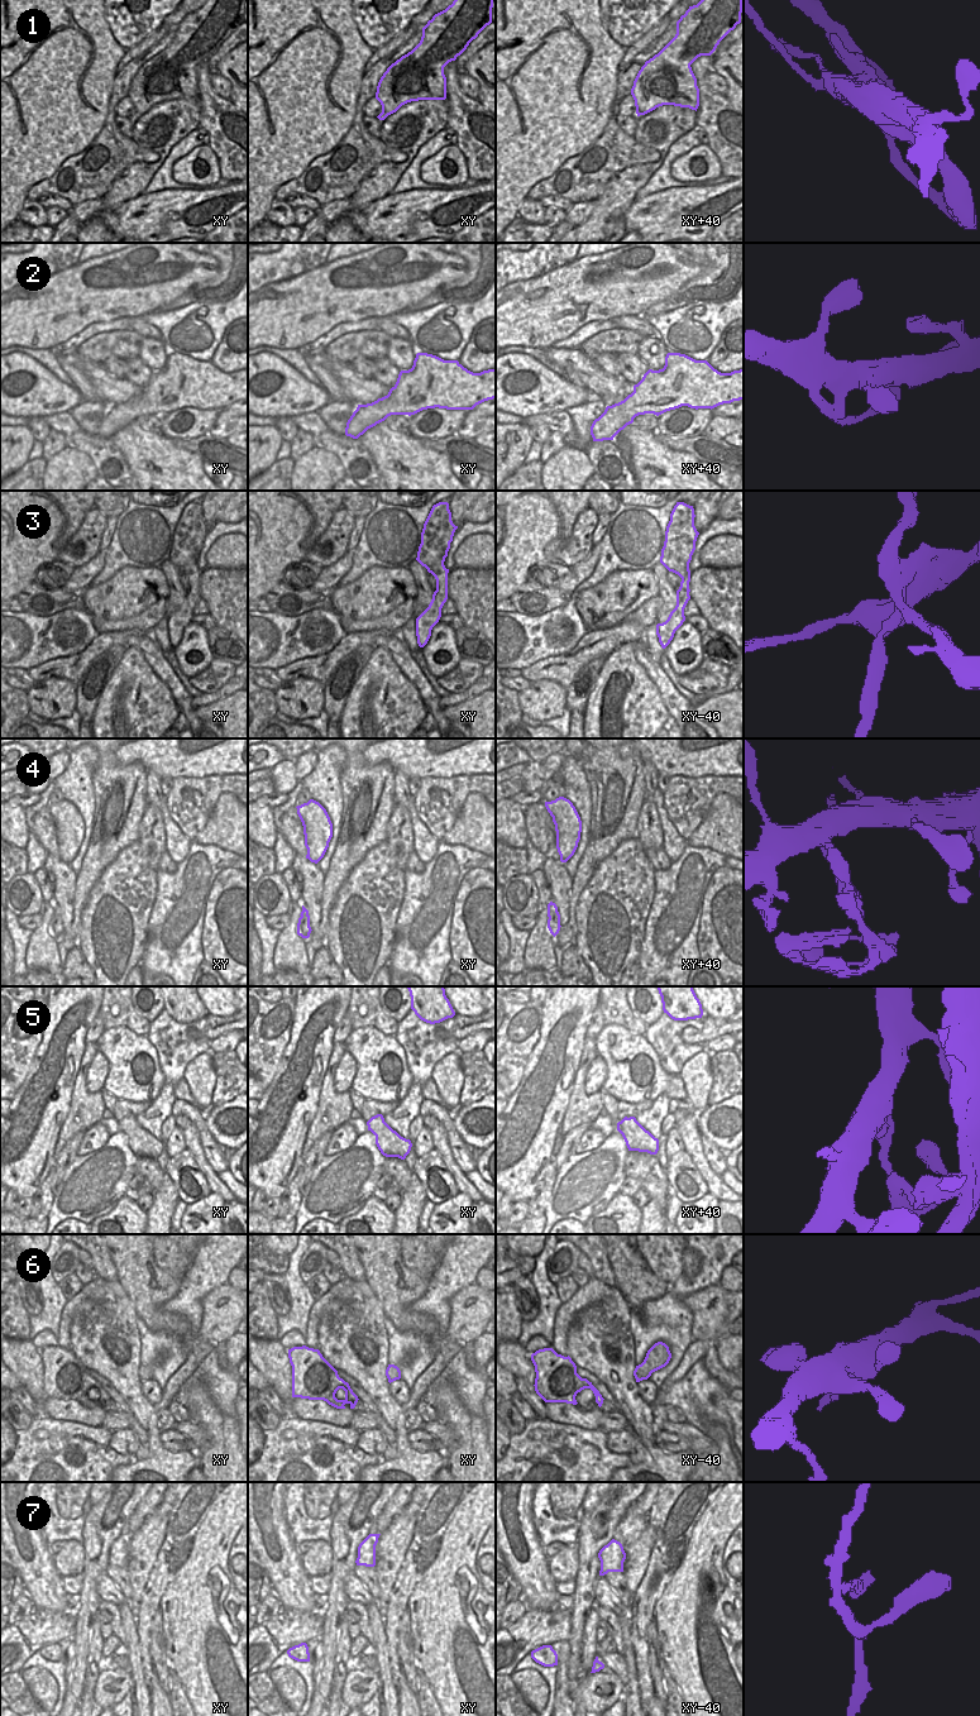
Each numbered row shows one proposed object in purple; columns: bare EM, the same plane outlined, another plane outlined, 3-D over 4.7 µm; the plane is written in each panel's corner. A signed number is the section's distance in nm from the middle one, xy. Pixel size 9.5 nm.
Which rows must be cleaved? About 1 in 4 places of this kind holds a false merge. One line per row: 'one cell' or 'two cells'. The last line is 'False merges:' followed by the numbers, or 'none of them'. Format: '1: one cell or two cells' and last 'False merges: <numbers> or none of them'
1: one cell
2: one cell
3: two cells
4: two cells
5: two cells
6: one cell
7: one cell
False merges: 3, 4, 5

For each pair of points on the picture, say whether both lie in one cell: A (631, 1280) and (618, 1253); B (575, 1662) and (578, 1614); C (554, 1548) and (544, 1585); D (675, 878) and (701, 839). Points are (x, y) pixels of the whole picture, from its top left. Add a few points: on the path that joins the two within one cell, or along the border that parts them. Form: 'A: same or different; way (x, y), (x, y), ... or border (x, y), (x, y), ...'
A: same; way (631, 1274), (625, 1260)
B: same; way (575, 1650), (577, 1625)
C: different; border (543, 1547), (548, 1557)
D: different; border (687, 842), (693, 846), (708, 846), (723, 855)

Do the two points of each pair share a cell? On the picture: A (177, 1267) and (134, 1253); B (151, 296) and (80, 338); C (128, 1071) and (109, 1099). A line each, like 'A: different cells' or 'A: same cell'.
A: different cells
B: different cells
C: different cells

